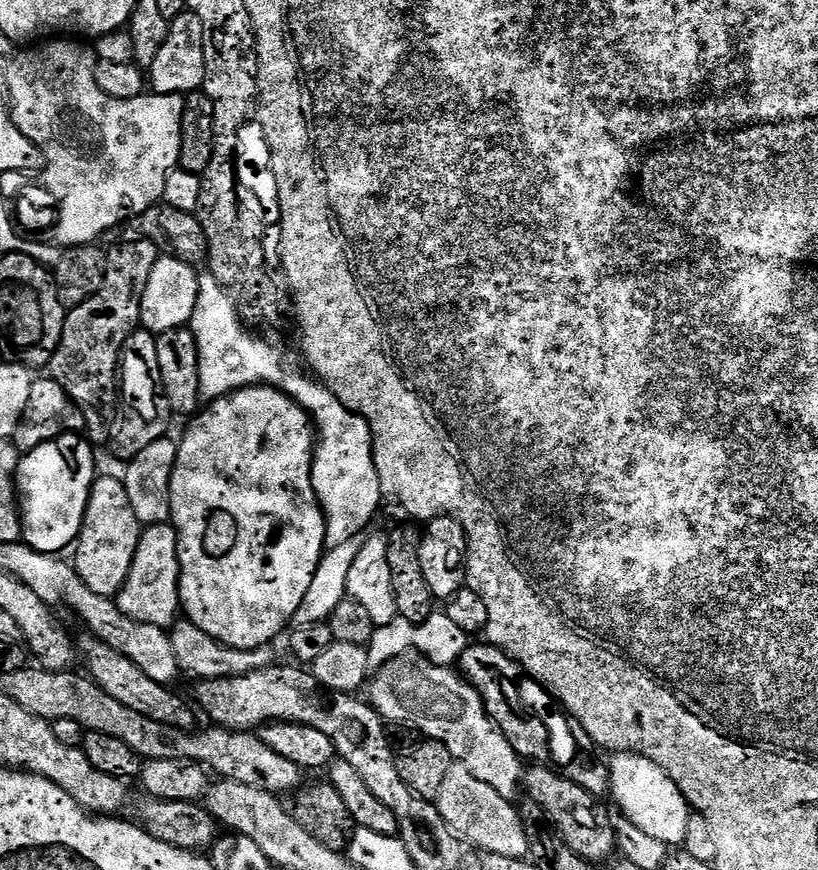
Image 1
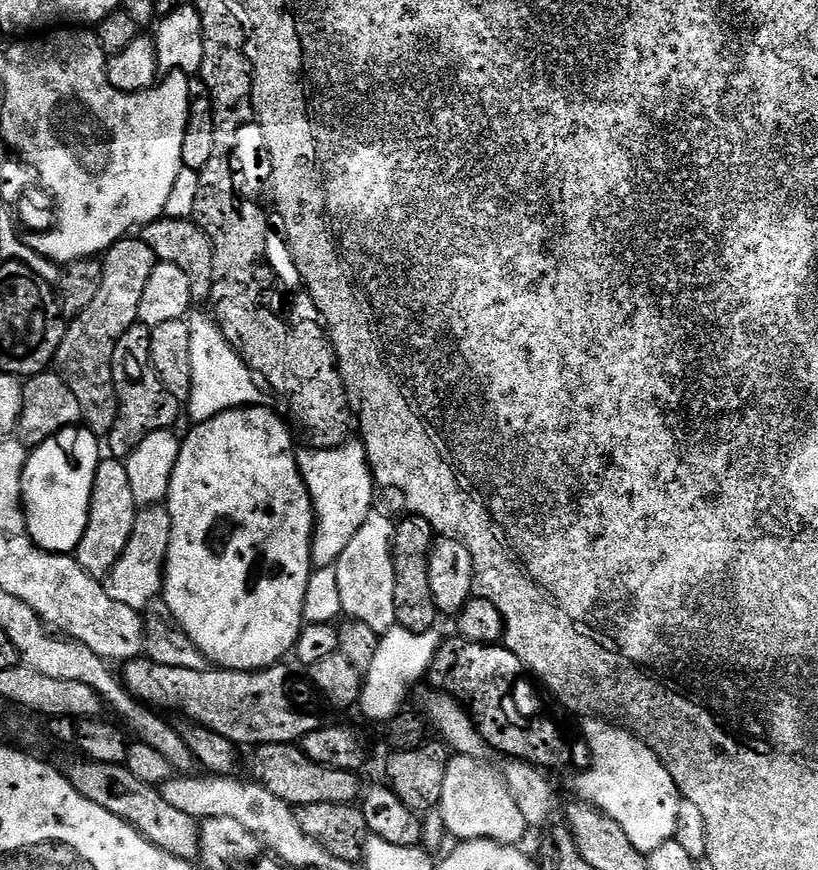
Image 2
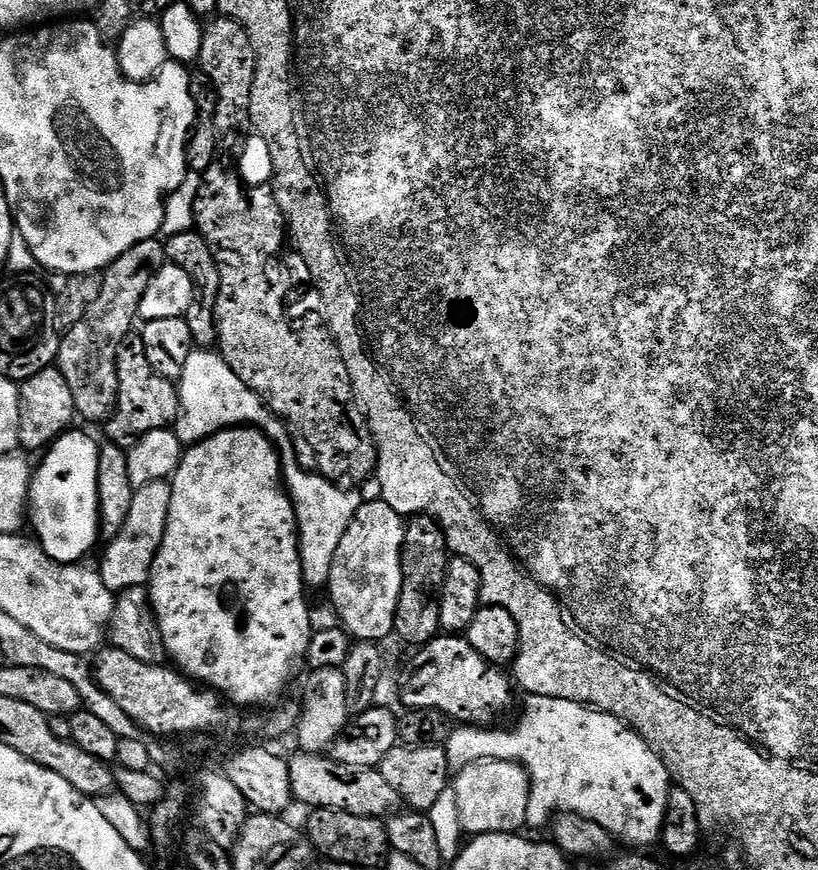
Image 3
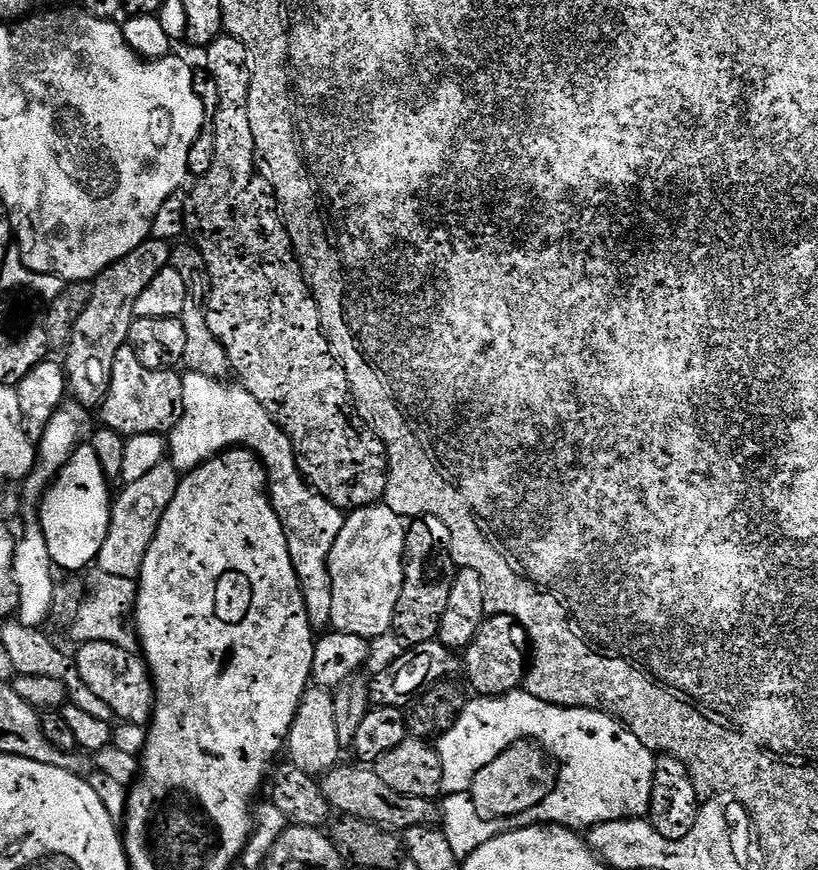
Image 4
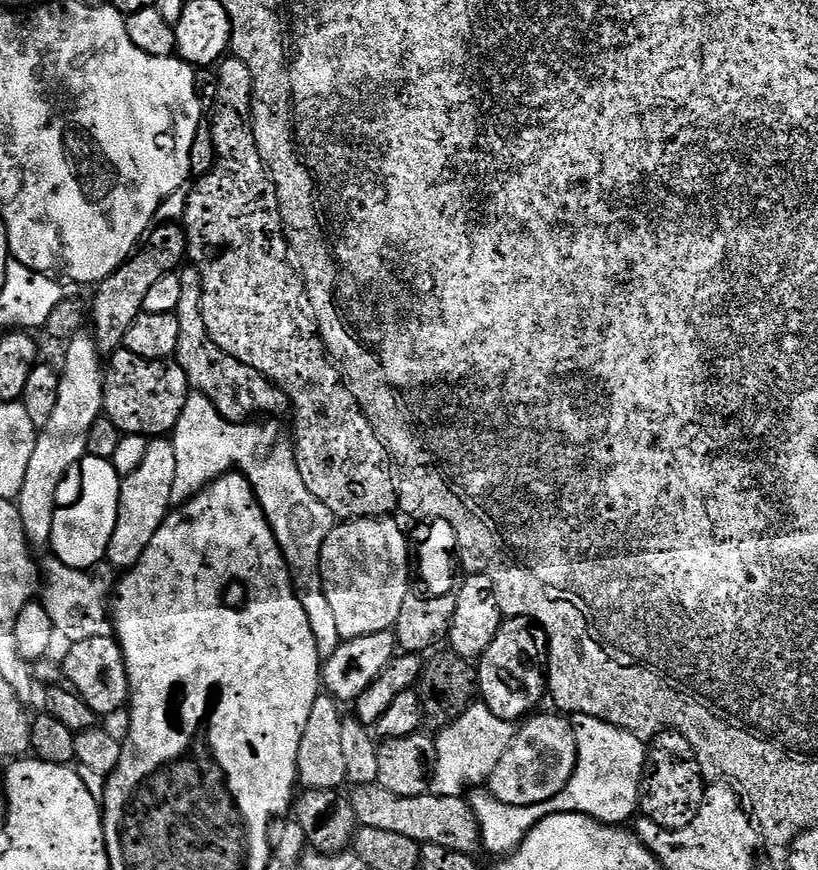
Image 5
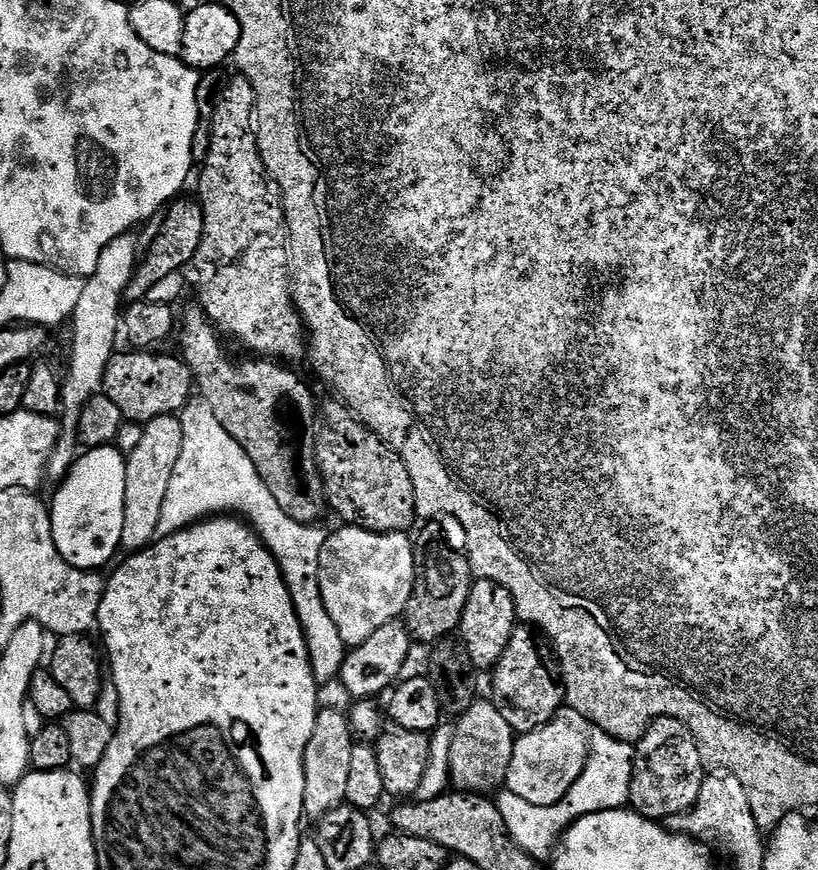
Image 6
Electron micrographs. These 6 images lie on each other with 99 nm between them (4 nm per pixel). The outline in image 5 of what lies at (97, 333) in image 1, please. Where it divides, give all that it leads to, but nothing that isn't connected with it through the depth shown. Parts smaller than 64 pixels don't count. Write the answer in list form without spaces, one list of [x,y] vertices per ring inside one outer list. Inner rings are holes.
[[[166,223],[153,227],[149,231],[146,239],[143,241],[142,250],[128,257],[122,266],[118,266],[118,270],[114,270],[106,279],[100,281],[95,289],[96,297],[93,298],[92,304],[90,300],[90,312],[96,315],[96,328],[98,333],[98,347],[101,353],[111,354],[117,352],[124,343],[126,338],[126,330],[130,330],[130,326],[134,326],[134,318],[138,318],[144,311],[144,303],[146,302],[146,293],[159,282],[161,278],[166,278],[166,274],[176,272],[177,269],[185,263],[188,255],[188,234],[184,231],[179,223]]]

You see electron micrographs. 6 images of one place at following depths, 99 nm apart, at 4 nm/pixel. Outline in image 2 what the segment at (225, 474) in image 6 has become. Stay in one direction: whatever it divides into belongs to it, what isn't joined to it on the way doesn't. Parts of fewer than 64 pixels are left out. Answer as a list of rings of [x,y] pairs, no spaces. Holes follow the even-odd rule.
[[[193,311],[187,317],[190,330],[190,394],[186,401],[189,421],[209,420],[231,408],[247,408],[261,403],[257,377],[247,362],[232,348],[211,315]],[[352,438],[339,448],[317,447],[316,452],[308,456],[308,464],[303,465],[304,485],[312,499],[312,511],[316,514],[316,522],[312,534],[312,567],[330,568],[350,546],[350,538],[358,534],[362,522],[374,511],[372,505],[372,470],[368,466],[368,455],[363,443]]]

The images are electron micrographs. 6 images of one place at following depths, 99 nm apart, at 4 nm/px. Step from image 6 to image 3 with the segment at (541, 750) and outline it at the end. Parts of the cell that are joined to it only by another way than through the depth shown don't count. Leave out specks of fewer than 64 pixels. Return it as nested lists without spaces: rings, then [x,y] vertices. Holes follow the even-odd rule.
[[[479,760],[455,773],[460,827],[472,836],[491,832],[519,833],[527,825],[527,804],[530,802],[532,782],[528,771],[514,760]]]

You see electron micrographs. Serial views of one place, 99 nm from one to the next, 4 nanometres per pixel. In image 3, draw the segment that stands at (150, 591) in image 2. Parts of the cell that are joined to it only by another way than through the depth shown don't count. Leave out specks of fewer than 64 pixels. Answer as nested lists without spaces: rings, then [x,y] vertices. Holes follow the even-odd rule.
[[[159,480],[150,486],[142,486],[133,491],[130,514],[126,514],[126,522],[119,534],[107,541],[108,549],[104,552],[104,561],[98,565],[102,582],[114,594],[128,592],[131,588],[144,588],[147,585],[154,566],[154,558],[166,534],[171,497],[172,485],[168,480]]]

